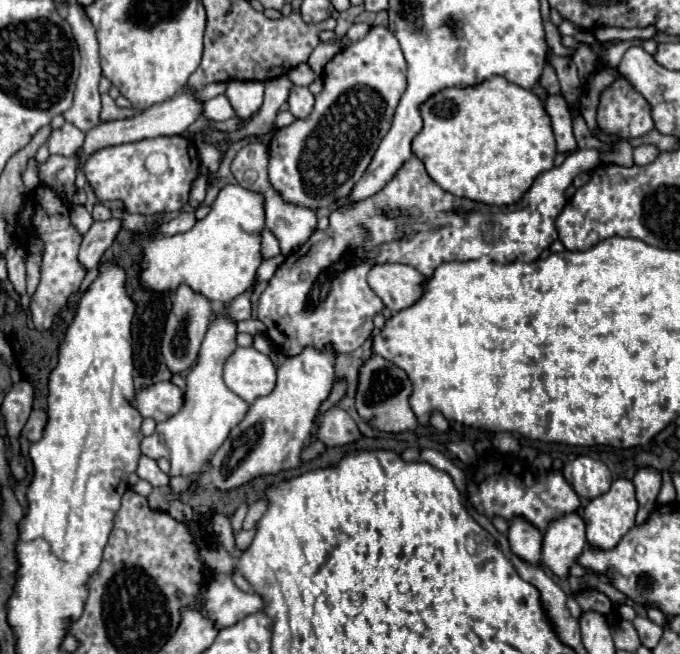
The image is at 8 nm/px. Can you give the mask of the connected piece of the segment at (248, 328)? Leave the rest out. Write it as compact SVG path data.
M248 319L248 321L240 321L238 323L238 333L250 333L250 335L256 335L256 333L264 333L264 325L256 319Z

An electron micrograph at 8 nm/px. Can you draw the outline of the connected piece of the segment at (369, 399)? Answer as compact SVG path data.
M370 355L370 359L360 367L360 385L356 393L358 415L378 431L414 433L418 423L416 423L414 411L408 405L410 393L412 393L412 385L408 381L408 375L402 369L382 359L380 355Z

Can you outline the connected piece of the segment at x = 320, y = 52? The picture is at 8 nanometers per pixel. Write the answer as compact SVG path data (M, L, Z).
M320 43L314 51L312 51L312 55L310 55L310 59L306 61L308 65L312 65L312 73L316 73L318 77L322 75L322 71L324 71L324 67L326 67L326 63L336 55L340 51L340 47L338 47L338 43Z

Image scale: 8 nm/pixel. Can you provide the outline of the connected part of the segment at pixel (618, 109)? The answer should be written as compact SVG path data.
M618 75L616 81L600 93L596 121L606 135L620 135L624 139L640 137L654 129L650 105L624 75Z

